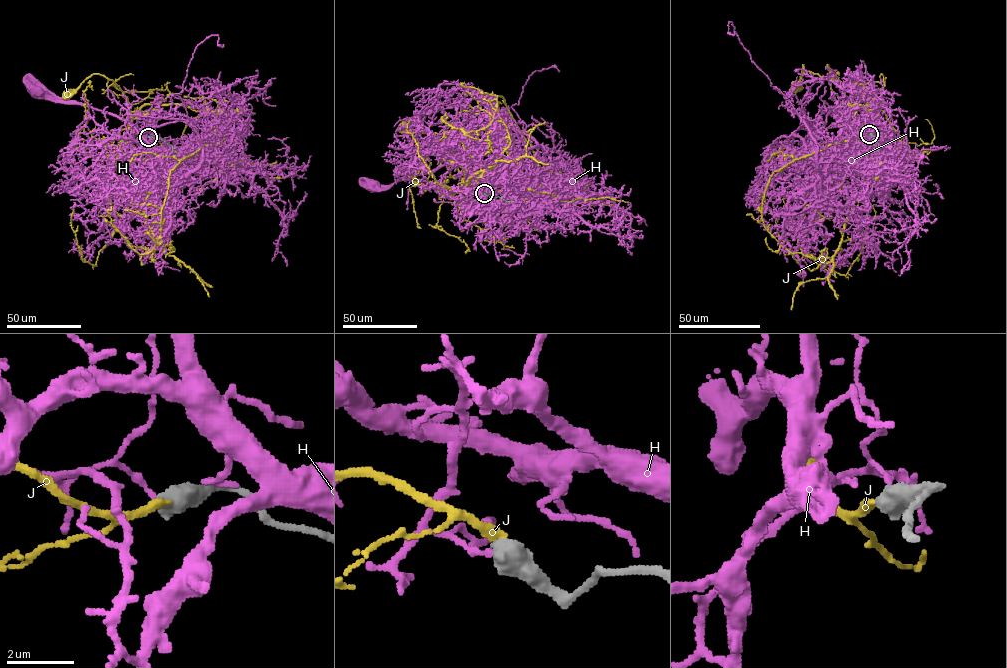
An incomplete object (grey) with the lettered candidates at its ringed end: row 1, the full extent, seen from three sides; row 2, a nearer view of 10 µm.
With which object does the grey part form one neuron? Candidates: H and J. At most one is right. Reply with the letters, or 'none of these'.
J

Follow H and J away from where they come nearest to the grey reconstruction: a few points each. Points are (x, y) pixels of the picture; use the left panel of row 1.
H: (147, 137), (148, 128), (187, 160), (152, 148), (125, 120), (87, 106), (69, 104), (35, 87)
J: (148, 137), (135, 133), (126, 123), (126, 99), (112, 80), (92, 74), (66, 94)

